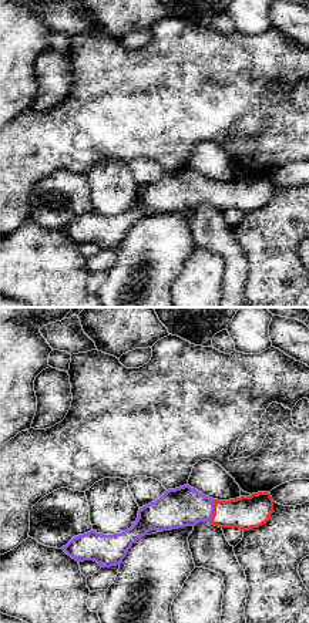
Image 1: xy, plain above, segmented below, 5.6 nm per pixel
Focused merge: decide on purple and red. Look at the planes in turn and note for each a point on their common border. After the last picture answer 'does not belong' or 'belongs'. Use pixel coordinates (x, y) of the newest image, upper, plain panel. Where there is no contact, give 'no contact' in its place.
(212, 192)

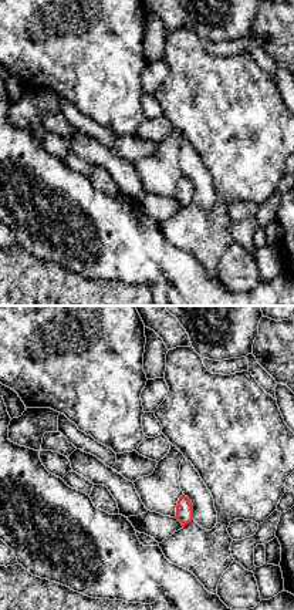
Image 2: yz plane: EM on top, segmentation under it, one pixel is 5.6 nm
(189, 184)

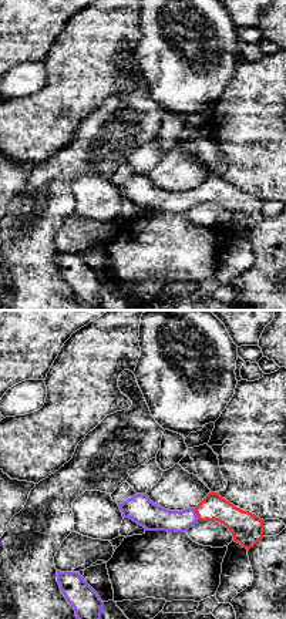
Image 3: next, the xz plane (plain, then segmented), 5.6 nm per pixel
(195, 195)

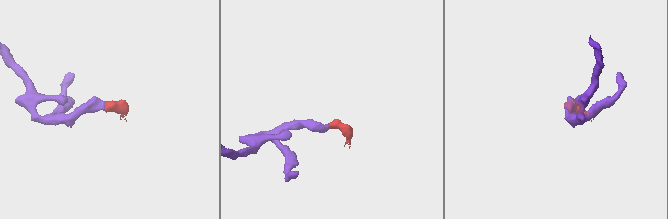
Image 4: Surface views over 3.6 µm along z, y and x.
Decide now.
belongs

